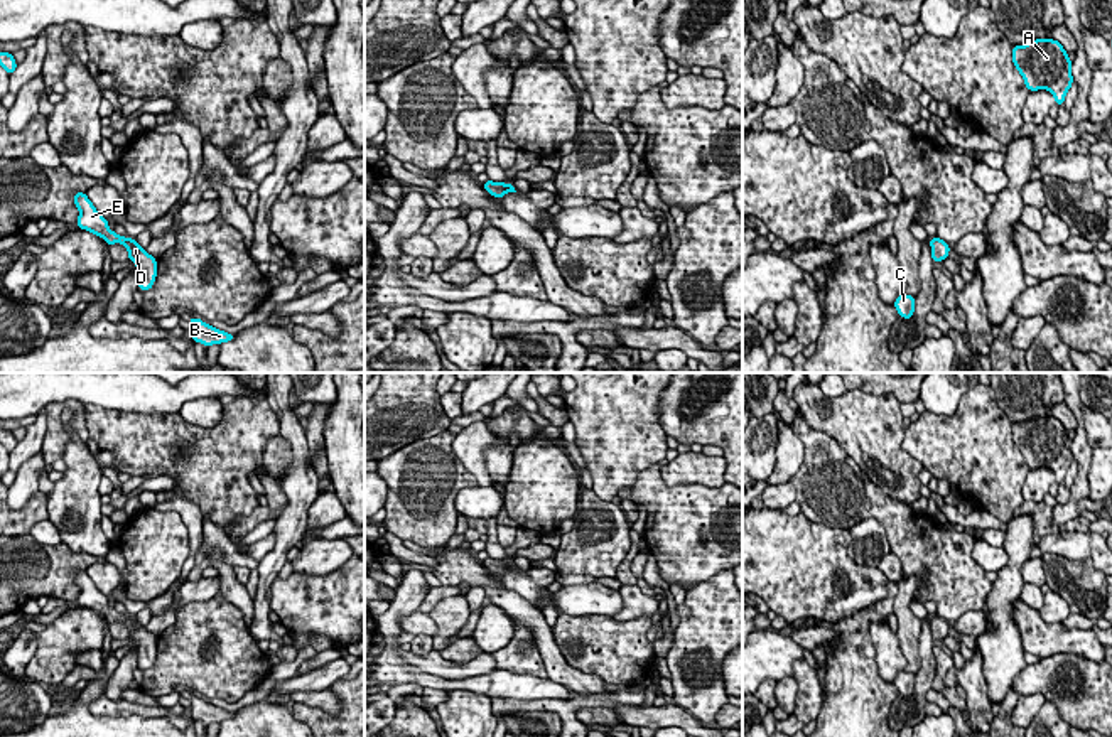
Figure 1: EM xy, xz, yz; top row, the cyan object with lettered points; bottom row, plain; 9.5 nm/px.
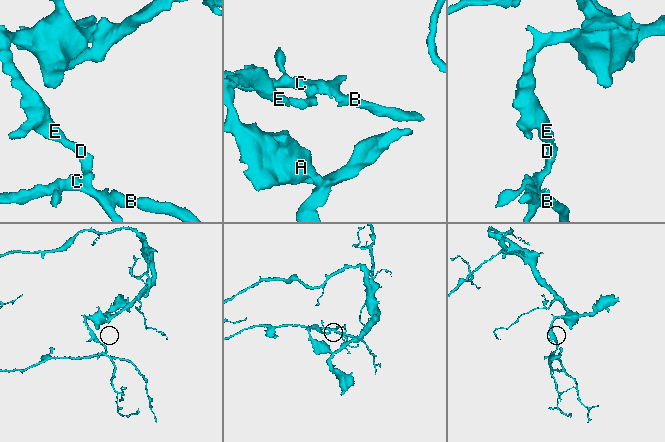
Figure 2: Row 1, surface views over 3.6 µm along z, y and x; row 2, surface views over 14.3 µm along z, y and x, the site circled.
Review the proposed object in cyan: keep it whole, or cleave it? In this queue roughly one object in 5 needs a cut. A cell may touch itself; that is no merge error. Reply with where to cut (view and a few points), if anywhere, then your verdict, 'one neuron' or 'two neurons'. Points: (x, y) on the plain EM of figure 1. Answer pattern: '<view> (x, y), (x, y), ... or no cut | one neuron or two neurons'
no cut | one neuron

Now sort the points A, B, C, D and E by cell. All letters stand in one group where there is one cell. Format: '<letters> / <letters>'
A B C D E

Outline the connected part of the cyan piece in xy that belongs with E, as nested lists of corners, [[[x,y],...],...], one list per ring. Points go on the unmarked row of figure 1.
[[[76,570],[73,575],[79,587],[76,604],[103,616],[108,624],[121,621],[128,627],[128,637],[132,637],[138,648],[138,666],[147,670],[154,664],[157,654],[157,636],[148,632],[133,616],[123,616],[108,605],[108,597],[103,595],[84,570]]]

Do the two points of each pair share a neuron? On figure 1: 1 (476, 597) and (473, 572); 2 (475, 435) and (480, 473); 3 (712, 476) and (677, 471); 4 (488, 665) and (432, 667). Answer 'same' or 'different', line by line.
1: different
2: same
3: same
4: same

